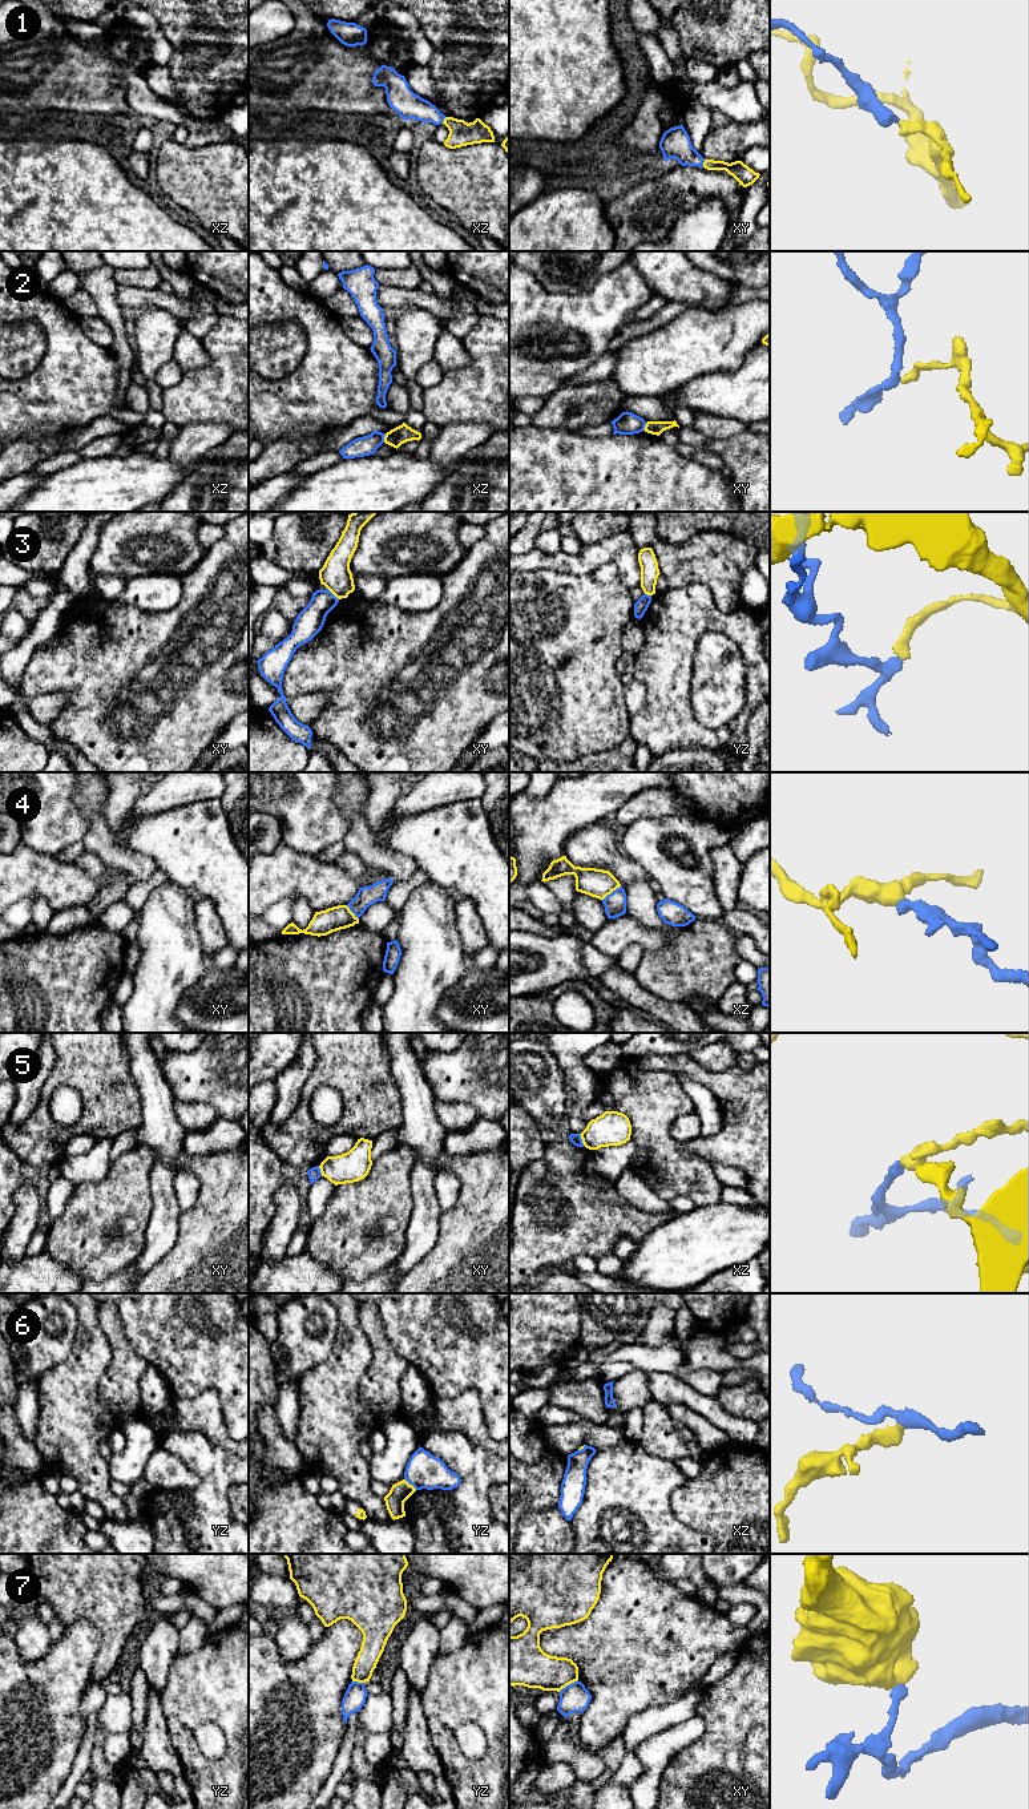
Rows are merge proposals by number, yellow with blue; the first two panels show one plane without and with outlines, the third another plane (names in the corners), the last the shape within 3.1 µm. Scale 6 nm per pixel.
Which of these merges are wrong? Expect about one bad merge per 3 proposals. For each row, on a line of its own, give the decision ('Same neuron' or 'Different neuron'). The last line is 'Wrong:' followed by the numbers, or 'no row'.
1: Same neuron
2: Different neuron
3: Different neuron
4: Different neuron
5: Different neuron
6: Different neuron
7: Different neuron
Wrong: 2, 3, 4, 5, 6, 7

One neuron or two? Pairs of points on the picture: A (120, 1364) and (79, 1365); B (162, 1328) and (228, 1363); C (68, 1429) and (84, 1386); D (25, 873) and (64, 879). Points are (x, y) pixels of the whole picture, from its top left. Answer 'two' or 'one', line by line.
A: two
B: one
C: one
D: one

